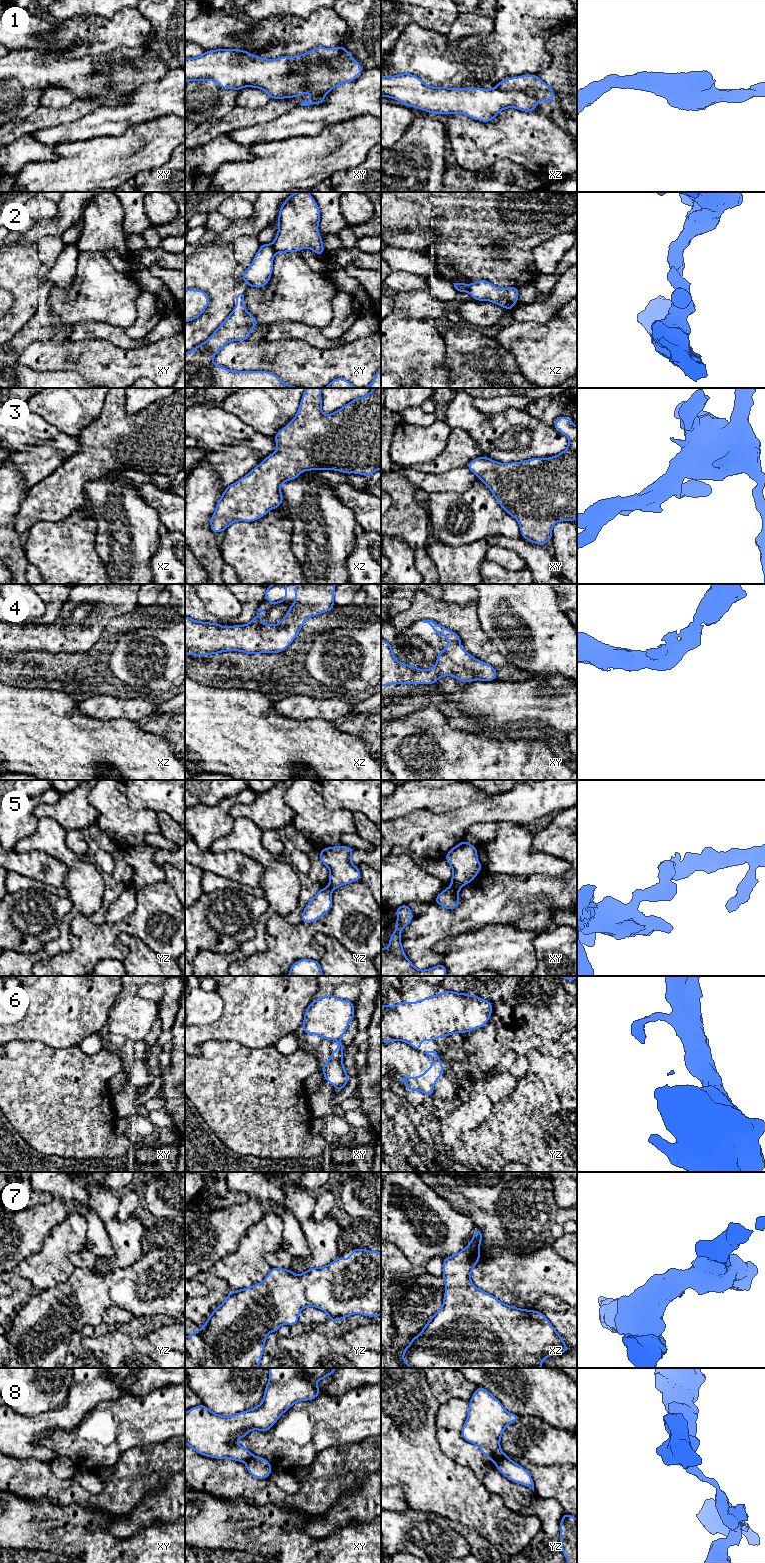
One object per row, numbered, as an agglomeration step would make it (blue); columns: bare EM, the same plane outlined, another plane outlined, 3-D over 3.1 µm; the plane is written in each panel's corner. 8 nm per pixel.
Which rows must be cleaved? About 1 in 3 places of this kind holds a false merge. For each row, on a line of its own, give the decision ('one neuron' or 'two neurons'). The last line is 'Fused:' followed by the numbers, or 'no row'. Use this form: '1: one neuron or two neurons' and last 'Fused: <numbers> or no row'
1: two neurons
2: two neurons
3: one neuron
4: one neuron
5: two neurons
6: two neurons
7: one neuron
8: two neurons
Fused: 1, 2, 5, 6, 8

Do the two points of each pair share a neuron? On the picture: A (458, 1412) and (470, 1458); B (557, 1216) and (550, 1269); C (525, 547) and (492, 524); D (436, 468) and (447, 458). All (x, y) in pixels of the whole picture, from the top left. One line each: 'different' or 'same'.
A: same
B: different
C: different
D: same

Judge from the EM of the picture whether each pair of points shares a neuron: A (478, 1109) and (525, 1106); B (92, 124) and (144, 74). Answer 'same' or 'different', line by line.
A: different
B: different

